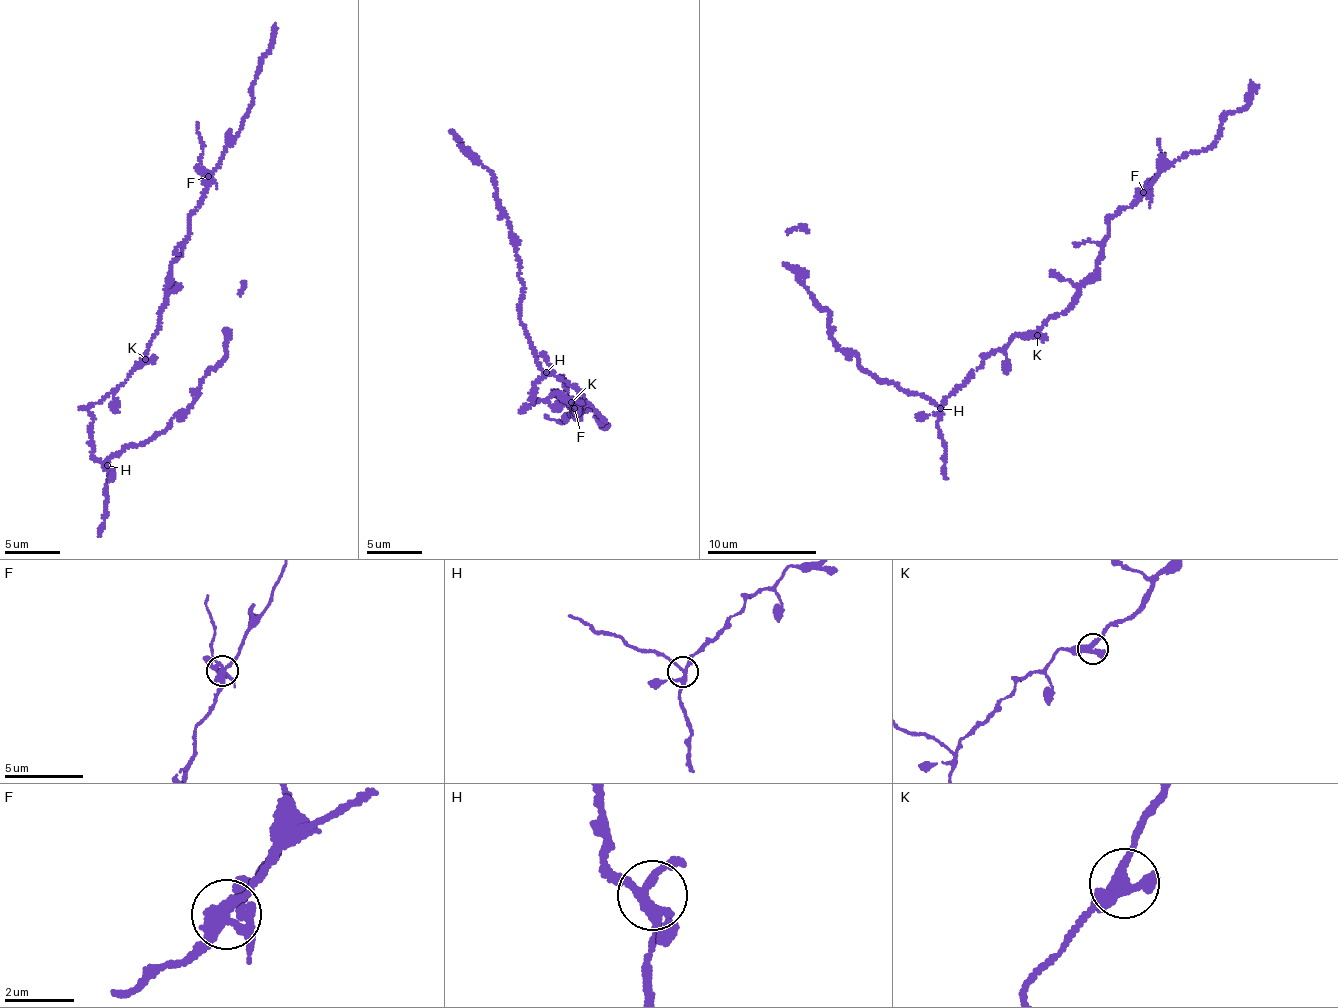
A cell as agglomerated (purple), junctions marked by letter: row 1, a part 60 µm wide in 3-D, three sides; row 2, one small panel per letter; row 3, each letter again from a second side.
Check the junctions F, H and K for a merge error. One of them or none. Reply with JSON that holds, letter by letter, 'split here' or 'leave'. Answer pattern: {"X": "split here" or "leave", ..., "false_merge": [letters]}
{"F": "split here", "H": "leave", "K": "leave", "false_merge": ["F"]}

